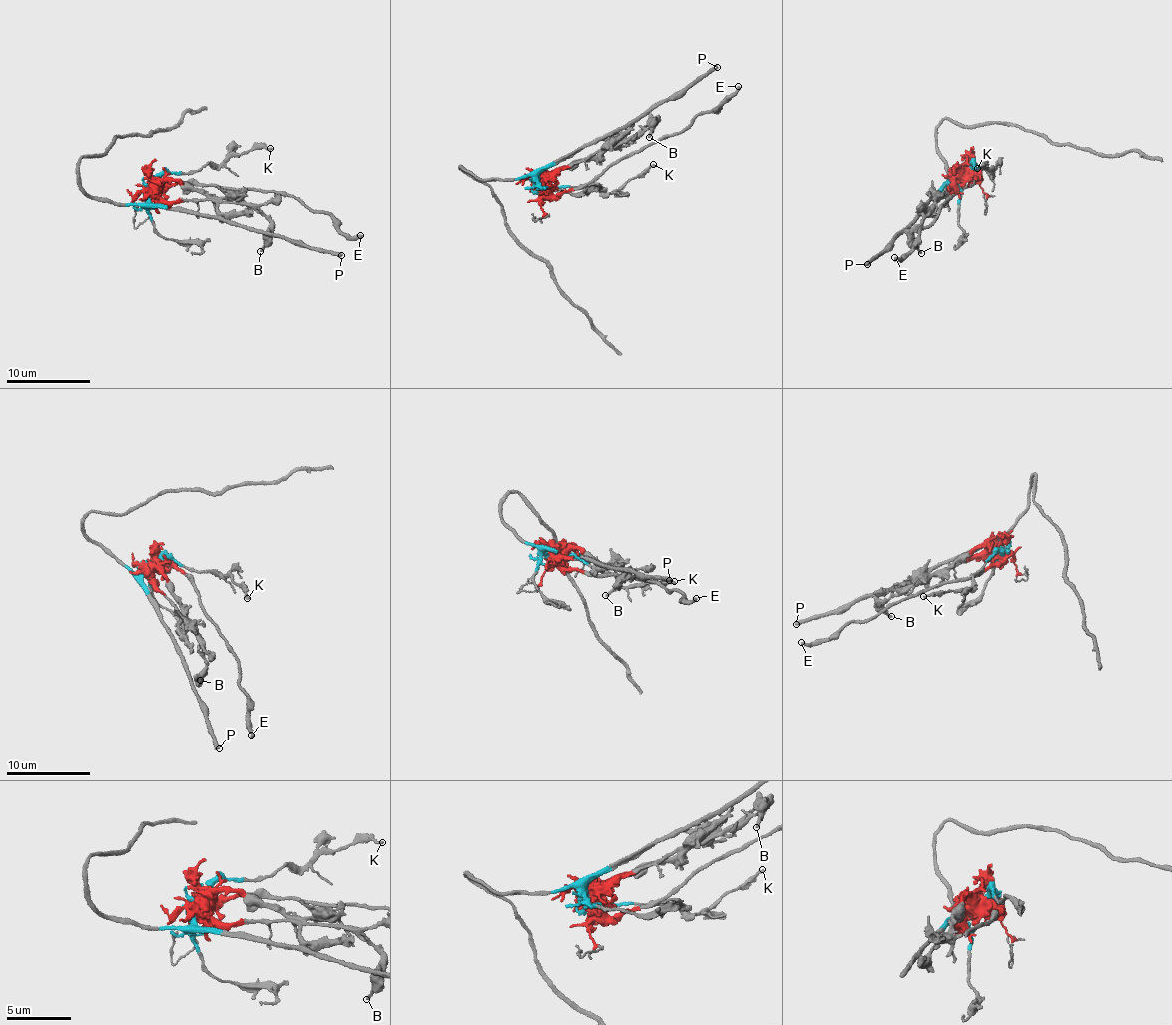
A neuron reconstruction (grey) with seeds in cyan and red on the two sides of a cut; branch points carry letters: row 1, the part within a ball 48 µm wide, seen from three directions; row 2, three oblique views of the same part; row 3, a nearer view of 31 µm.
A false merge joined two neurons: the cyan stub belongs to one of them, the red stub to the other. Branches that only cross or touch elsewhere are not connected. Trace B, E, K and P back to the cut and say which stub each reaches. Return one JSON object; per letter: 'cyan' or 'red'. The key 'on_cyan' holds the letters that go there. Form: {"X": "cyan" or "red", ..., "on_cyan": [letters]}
{"B": "red", "E": "red", "K": "cyan", "P": "cyan", "on_cyan": ["K", "P"]}

